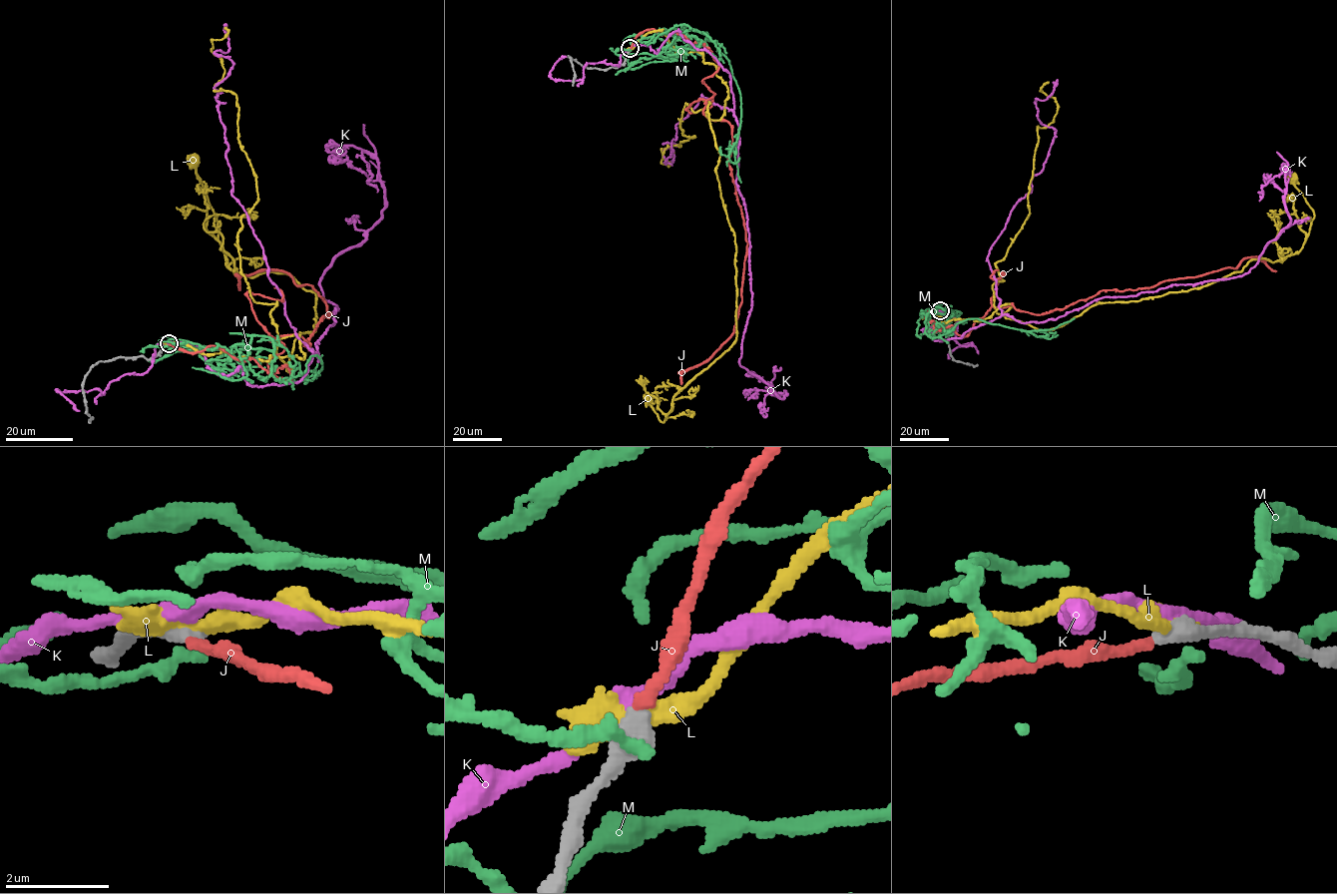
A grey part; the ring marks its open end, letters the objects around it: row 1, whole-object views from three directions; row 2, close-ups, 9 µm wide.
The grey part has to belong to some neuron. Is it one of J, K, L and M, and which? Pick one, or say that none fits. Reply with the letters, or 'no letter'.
J

